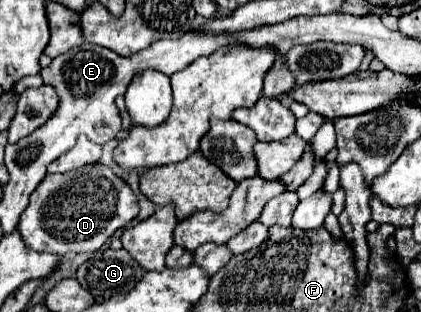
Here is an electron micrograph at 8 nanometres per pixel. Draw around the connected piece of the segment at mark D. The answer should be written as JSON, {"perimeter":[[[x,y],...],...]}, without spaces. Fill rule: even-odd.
{"perimeter":[[[91,164],[83,170],[65,174],[47,174],[33,190],[29,206],[19,218],[17,230],[23,242],[37,252],[59,256],[97,252],[119,228],[125,228],[139,214],[137,198],[123,178],[103,164]]]}

